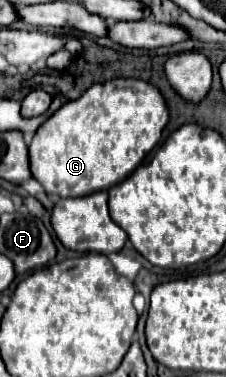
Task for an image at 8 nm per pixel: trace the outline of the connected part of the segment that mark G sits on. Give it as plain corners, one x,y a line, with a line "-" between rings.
113,78
103,84
91,86
77,100
67,102
49,118
29,144
29,162
31,174
43,184
47,194
59,198
89,196
99,190
111,190
121,184
143,160
145,156
161,142
161,134
169,122
167,100
157,86
137,78

